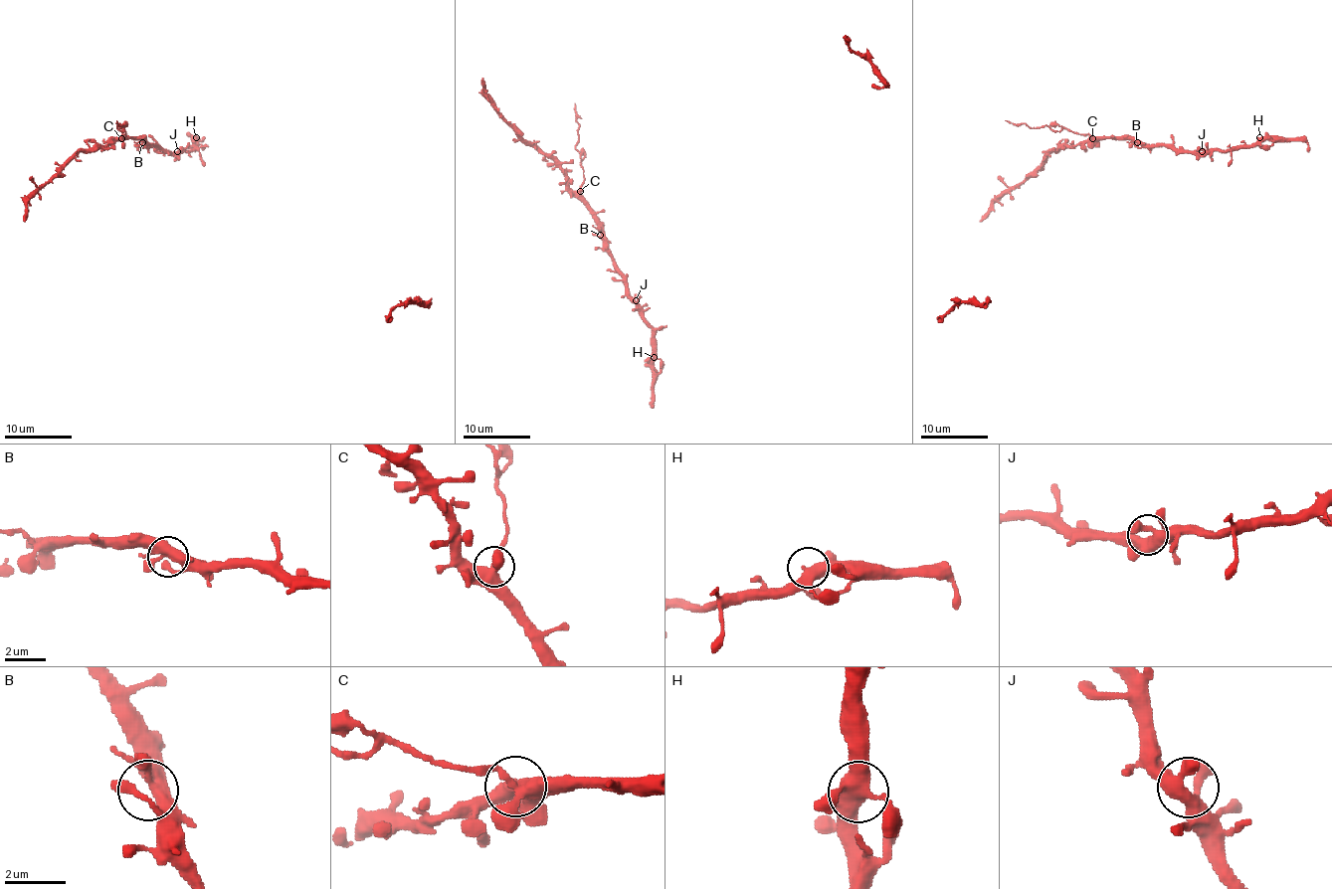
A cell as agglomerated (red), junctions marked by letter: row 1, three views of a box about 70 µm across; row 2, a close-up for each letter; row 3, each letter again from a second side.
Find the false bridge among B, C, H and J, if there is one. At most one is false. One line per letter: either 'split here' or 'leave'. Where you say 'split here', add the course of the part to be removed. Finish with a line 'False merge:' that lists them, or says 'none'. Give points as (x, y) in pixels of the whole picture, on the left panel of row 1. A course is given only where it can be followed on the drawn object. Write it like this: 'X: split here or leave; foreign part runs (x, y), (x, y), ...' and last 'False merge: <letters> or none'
B: leave
C: split here; foreign part runs (122, 137), (125, 132), (116, 127), (120, 127), (116, 120)
H: leave
J: leave
False merge: C

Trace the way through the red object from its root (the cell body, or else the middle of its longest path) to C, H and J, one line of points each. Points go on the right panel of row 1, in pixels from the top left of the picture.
C: (1017, 126), (1047, 126), (1054, 131), (1069, 129), (1093, 137)
H: (1017, 126), (1069, 129), (1093, 137), (1128, 137), (1143, 144), (1172, 144), (1201, 153), (1249, 148), (1259, 137)
J: (1017, 126), (1047, 126), (1093, 137), (1128, 137), (1143, 144), (1172, 144), (1179, 149), (1202, 151)

